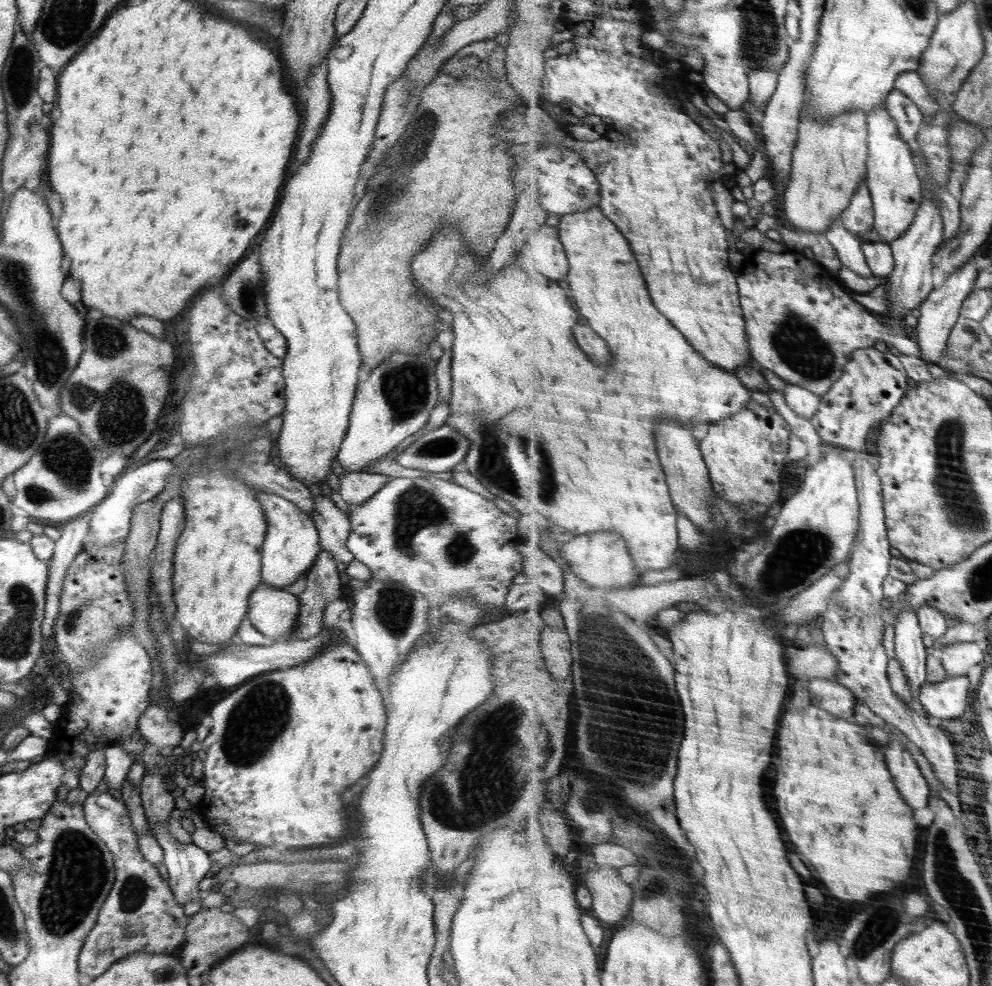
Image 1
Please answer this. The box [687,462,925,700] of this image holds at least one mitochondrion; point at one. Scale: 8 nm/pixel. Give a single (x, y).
(800, 552)

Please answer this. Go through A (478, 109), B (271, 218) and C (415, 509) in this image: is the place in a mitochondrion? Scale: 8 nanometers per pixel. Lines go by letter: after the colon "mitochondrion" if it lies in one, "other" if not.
A: other
B: other
C: mitochondrion

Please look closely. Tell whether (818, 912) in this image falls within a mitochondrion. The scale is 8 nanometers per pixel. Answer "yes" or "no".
no

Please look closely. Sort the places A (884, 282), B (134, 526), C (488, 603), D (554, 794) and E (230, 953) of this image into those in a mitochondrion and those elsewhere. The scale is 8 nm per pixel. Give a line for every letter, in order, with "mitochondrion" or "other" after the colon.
A: other
B: other
C: other
D: other
E: other

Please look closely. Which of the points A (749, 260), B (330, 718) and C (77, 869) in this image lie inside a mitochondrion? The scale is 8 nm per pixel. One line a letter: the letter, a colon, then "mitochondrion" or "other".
A: other
B: other
C: mitochondrion

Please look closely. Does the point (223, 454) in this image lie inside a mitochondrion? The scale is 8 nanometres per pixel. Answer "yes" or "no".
yes

